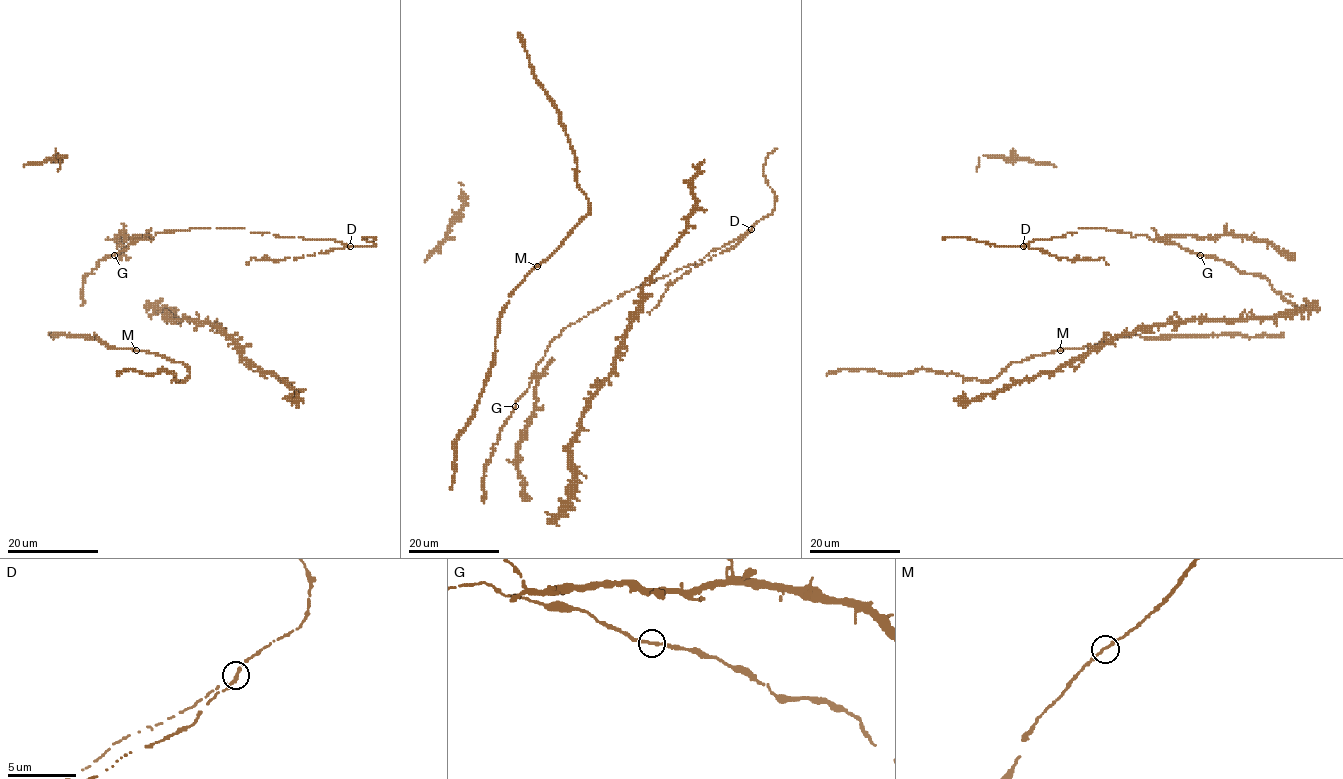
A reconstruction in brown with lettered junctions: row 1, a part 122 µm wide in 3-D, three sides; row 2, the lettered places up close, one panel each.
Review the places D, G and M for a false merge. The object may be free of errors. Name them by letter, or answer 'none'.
D

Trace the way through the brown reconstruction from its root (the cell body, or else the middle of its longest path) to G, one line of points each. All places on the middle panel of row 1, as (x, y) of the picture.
G: (535, 386), (538, 381), (532, 376), (530, 386), (515, 406)

